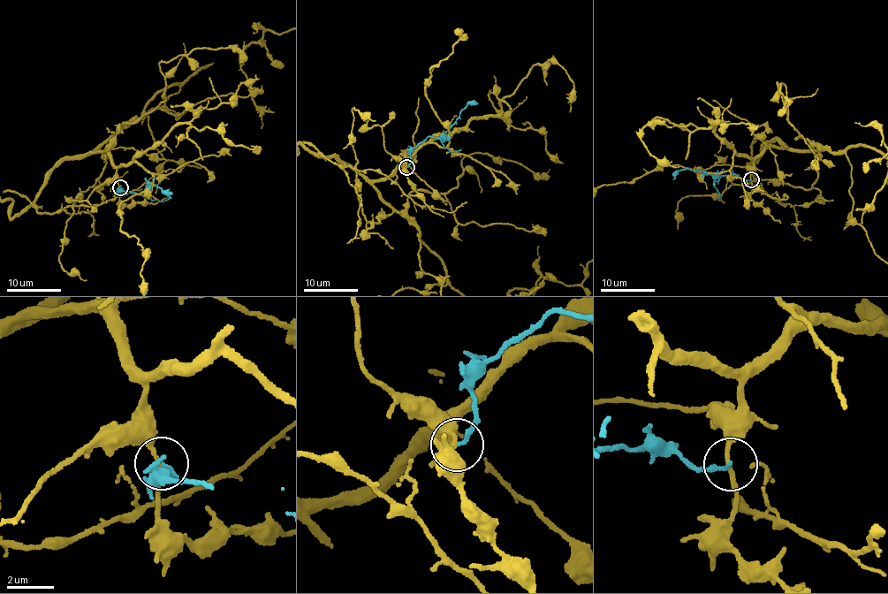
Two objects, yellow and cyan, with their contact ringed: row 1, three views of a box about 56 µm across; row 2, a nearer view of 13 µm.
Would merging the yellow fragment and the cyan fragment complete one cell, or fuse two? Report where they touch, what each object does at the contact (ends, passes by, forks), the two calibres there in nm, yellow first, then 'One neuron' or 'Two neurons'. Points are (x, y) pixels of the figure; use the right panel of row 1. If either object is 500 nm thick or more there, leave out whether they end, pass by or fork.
Place: (751, 179). At the ring yellow passes by. At the ring cyan ends. Thickness 170 nm (yellow) against 190 nm. Two neurons

